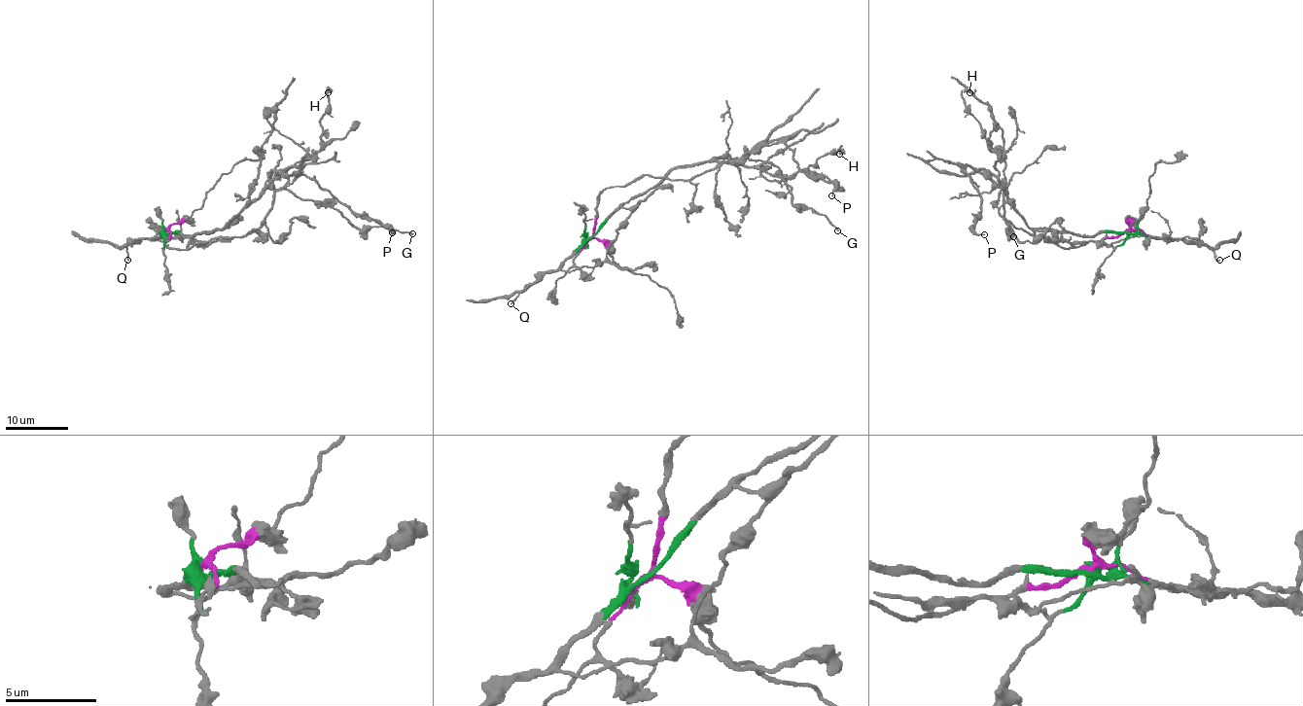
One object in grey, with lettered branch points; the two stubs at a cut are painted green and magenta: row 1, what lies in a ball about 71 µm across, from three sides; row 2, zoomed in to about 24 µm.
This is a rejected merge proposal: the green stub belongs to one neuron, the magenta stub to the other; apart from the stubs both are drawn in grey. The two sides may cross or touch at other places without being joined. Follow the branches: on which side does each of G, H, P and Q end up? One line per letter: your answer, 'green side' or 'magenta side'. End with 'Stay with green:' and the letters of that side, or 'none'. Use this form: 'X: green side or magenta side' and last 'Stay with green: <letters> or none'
G: magenta side
H: magenta side
P: green side
Q: green side
Stay with green: P, Q

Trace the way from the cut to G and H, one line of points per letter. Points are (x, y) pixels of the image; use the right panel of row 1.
G: (1127, 231), (1062, 248), (1017, 229), (1004, 216), (1001, 189), (994, 202), (1013, 236)
H: (1127, 231), (1062, 248), (1017, 229), (1004, 216), (998, 155), (965, 105), (962, 92), (970, 92)

